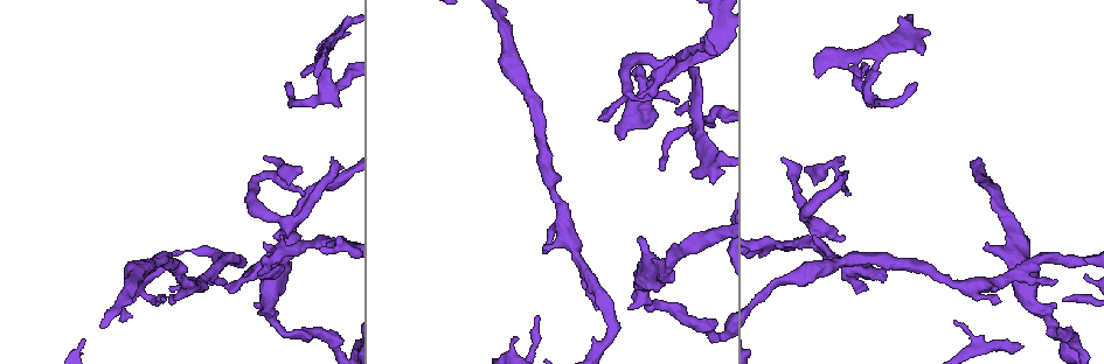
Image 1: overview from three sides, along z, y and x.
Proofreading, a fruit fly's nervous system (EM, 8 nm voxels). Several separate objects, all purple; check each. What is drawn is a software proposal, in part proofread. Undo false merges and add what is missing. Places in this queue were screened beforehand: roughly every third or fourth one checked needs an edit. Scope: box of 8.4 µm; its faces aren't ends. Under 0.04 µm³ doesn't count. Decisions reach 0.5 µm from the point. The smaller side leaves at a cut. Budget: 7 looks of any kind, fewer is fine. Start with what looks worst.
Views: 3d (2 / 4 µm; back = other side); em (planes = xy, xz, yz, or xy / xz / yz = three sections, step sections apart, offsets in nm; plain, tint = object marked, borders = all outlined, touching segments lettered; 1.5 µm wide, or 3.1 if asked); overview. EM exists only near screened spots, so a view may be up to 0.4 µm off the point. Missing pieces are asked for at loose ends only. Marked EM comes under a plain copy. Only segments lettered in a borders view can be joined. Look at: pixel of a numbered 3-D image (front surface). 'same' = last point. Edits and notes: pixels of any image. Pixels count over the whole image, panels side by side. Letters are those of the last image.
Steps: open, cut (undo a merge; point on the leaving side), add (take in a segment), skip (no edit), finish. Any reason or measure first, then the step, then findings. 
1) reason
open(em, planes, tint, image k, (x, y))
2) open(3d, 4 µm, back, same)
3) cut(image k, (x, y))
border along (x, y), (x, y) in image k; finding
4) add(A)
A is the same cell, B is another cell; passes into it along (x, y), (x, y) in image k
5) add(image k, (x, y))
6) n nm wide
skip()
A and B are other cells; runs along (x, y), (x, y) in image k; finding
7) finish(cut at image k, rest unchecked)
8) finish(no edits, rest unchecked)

thin end
open(3d, 2 µm, back, image 1, (677, 112))

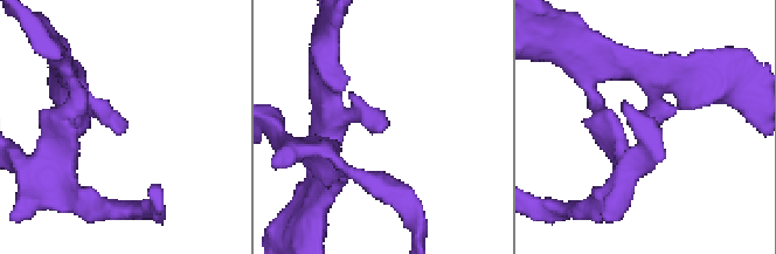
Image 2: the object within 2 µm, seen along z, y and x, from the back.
need the tissue
open(em, planes, borders, image 2, (387, 126))

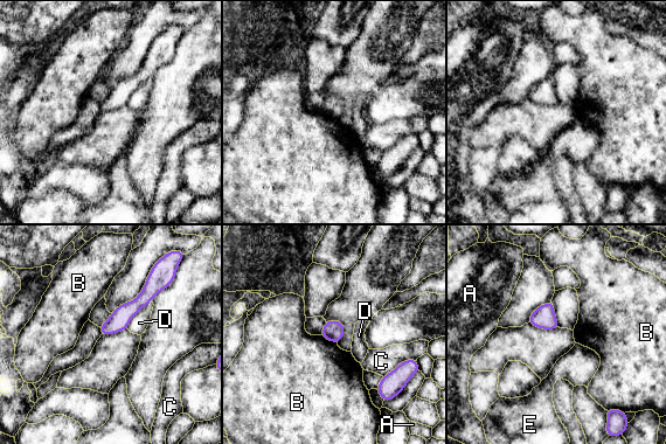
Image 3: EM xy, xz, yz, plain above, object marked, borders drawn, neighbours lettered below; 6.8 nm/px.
110 nm wide
skip()
A, B, C, D and E are other cells; runs along (148, 290), (134, 306), (103, 332) in image 3; none of them fits

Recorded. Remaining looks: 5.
tapers out
open(em, xy, step 4, tint, image 1, (221, 279))

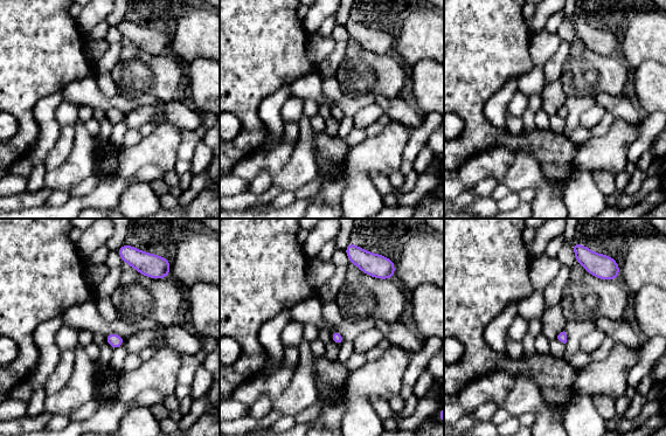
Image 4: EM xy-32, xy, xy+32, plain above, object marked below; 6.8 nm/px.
another direction
open(em, planes, borders, same)

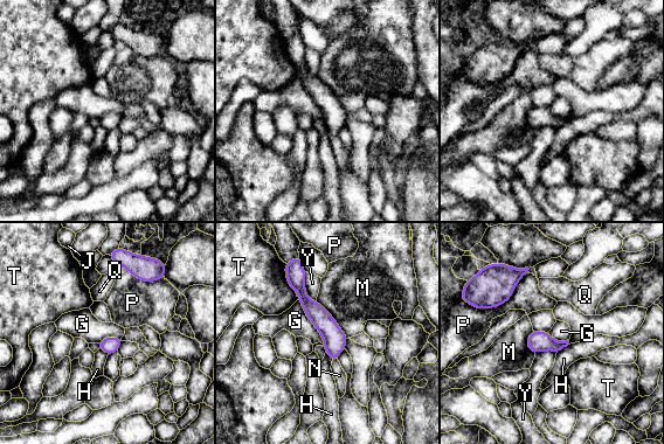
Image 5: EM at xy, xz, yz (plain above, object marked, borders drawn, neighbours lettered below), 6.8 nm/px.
P touches over 480 nm
add(N)
N is the same cell, G, H, J, M, P, Q, T and Y are other cells; passes into it along (334, 340), (334, 360), (339, 375) in image 5; the cell continues

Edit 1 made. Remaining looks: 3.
see it whole again
open(overview)

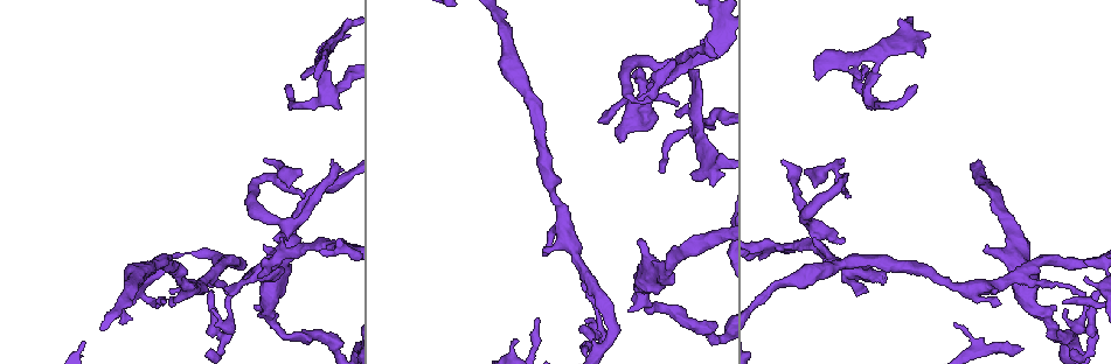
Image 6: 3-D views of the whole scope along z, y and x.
a narrow waist
open(em, planes, borders, image 6, (657, 308))

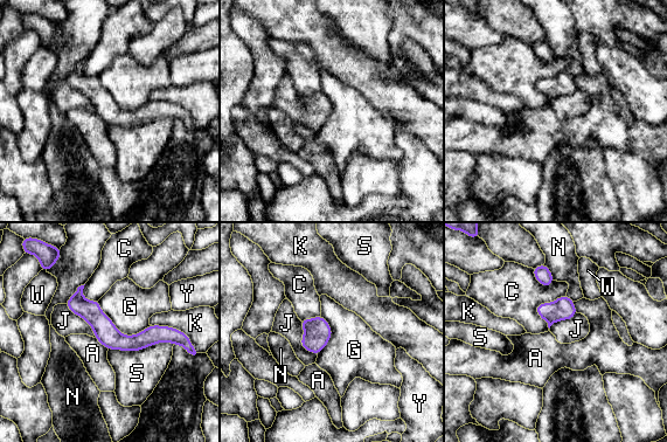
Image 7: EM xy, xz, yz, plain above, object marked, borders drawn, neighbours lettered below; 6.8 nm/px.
140 nm wide
skip()
A, C, G, J, K, N, S, W and Y are other cells; border along (299, 320), (300, 344), (317, 354) in image 7; continuous, no second cell

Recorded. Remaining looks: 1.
finish(add at image 5, rest unchecked)

